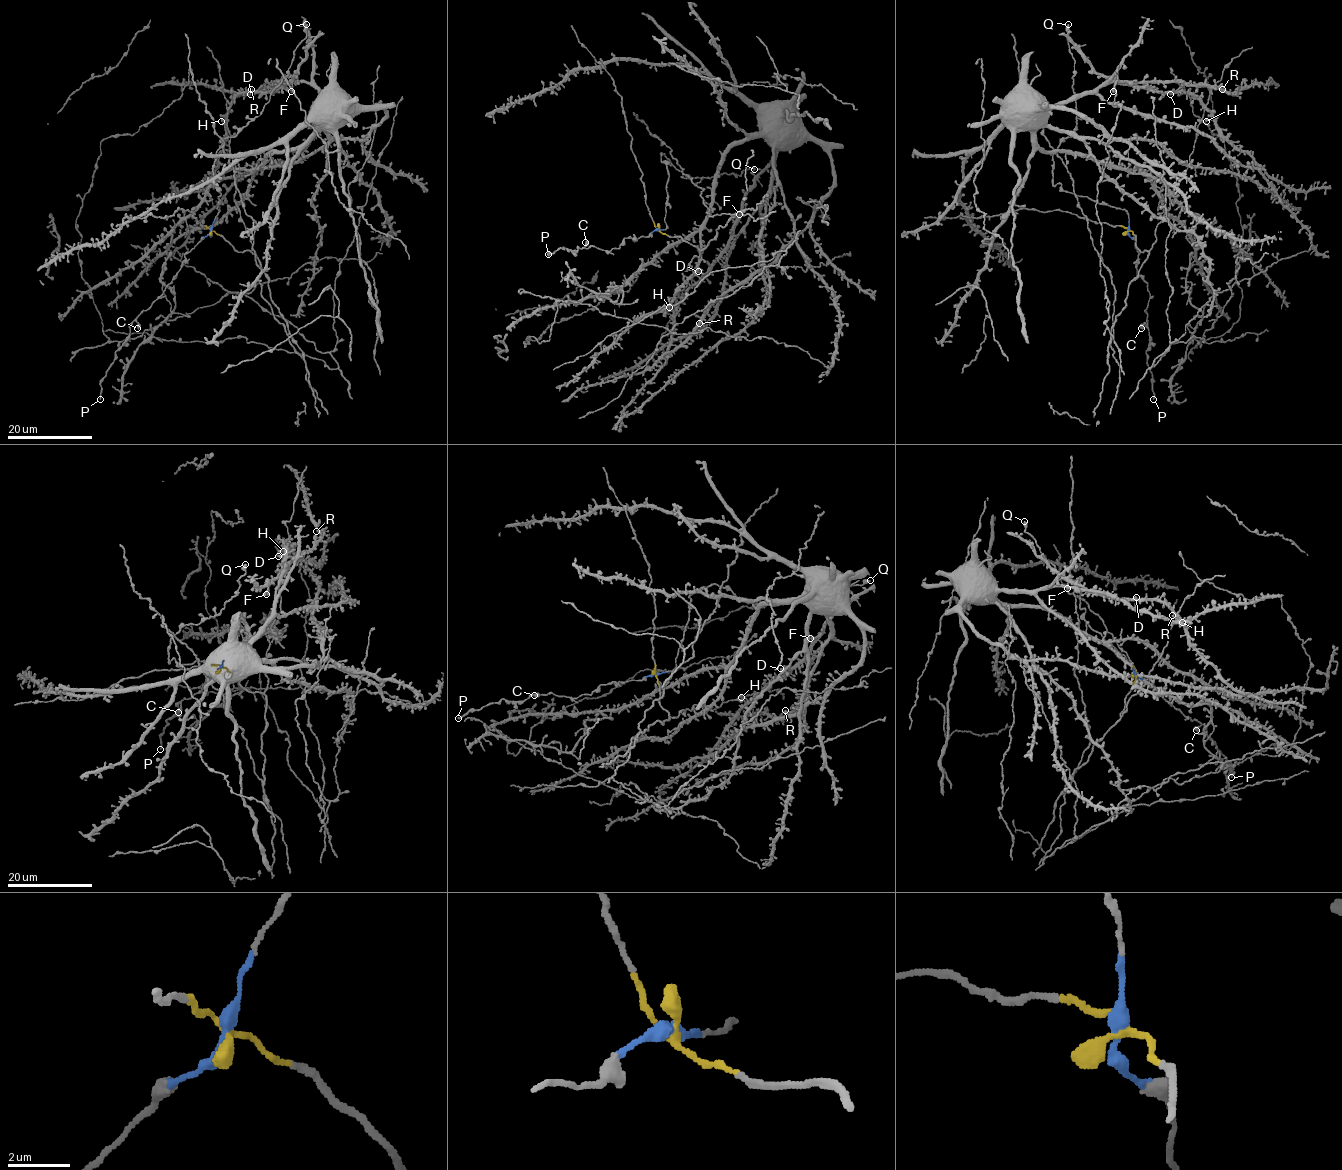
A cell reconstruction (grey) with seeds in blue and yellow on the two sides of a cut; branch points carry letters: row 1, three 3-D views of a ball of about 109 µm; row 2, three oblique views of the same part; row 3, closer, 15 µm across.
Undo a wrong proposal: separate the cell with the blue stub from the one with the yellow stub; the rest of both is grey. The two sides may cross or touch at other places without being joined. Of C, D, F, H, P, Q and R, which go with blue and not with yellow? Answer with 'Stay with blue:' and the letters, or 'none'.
Stay with blue: C, P, Q

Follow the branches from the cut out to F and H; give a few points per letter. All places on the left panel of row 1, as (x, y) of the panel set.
F: (211, 230), (251, 249), (235, 201), (326, 109), (311, 84), (291, 81), (291, 92)
H: (211, 230), (250, 250), (235, 201), (270, 153), (316, 130), (326, 100), (287, 82), (239, 93), (221, 121)

